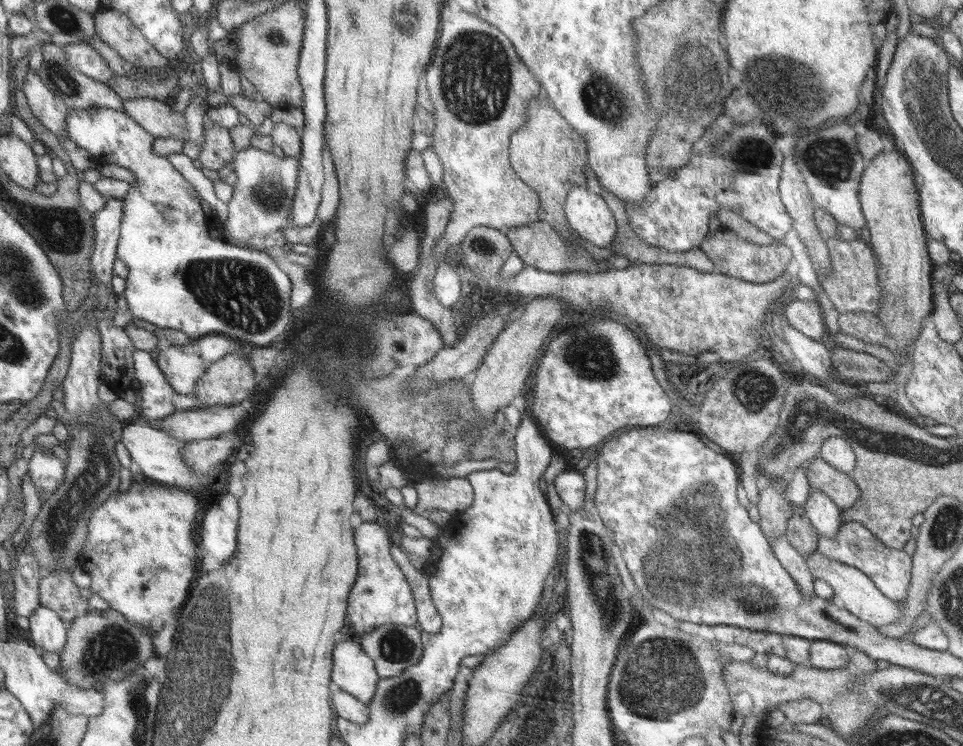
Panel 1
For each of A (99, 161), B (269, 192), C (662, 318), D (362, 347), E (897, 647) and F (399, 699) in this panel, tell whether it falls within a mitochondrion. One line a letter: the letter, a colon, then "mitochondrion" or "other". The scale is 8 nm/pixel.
A: other
B: mitochondrion
C: other
D: mitochondrion
E: other
F: mitochondrion

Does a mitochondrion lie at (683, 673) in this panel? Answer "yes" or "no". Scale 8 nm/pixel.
yes

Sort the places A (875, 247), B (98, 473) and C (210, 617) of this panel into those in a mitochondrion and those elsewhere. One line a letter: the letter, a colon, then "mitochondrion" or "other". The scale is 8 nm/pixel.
A: other
B: mitochondrion
C: mitochondrion

